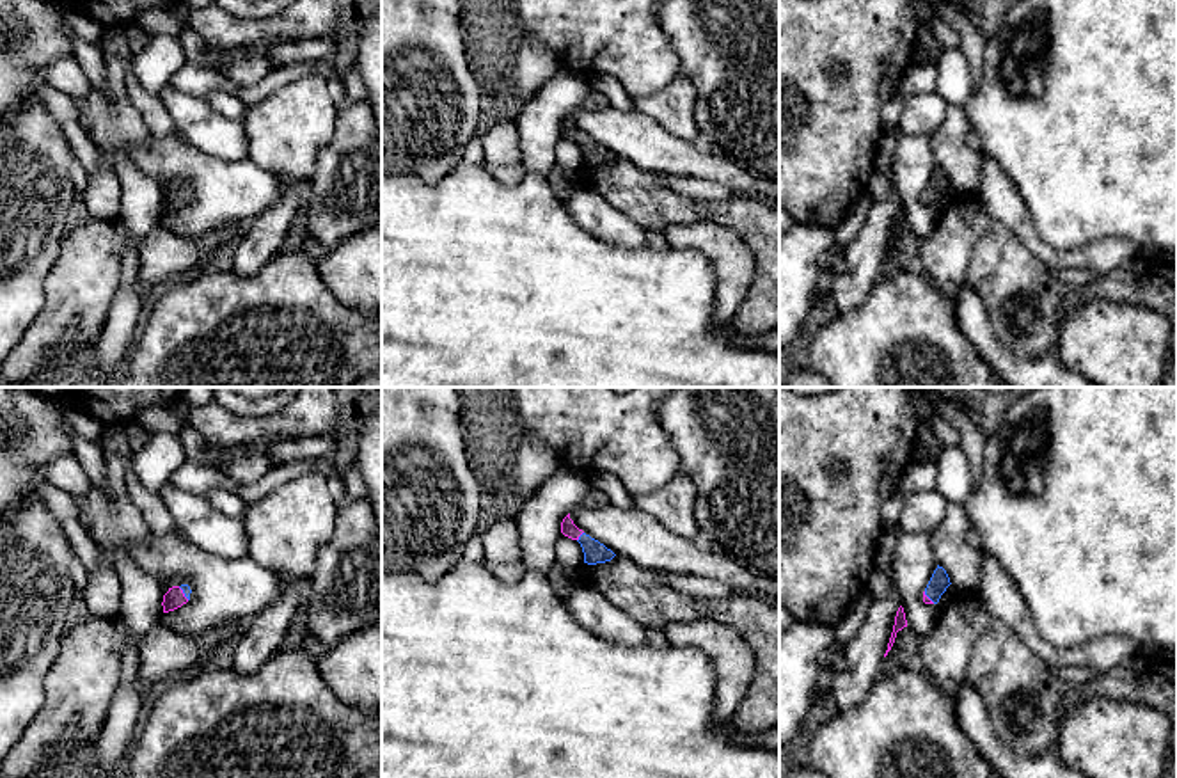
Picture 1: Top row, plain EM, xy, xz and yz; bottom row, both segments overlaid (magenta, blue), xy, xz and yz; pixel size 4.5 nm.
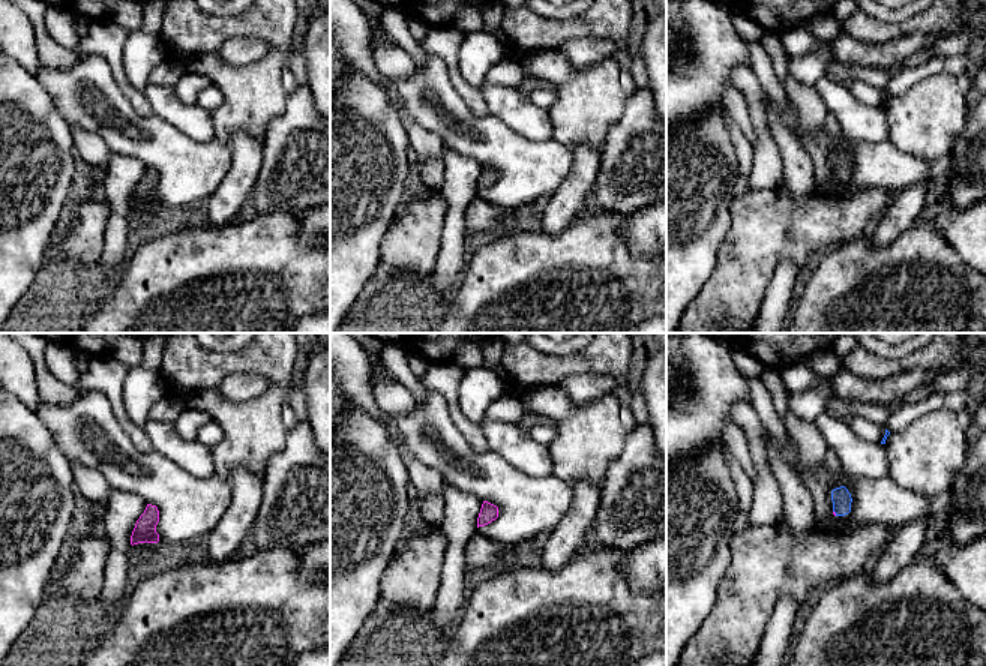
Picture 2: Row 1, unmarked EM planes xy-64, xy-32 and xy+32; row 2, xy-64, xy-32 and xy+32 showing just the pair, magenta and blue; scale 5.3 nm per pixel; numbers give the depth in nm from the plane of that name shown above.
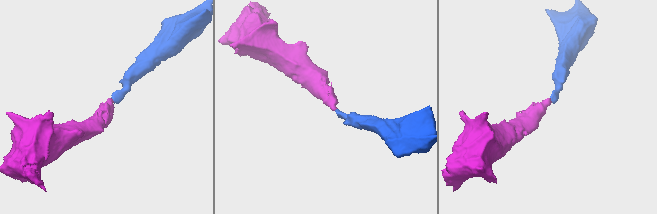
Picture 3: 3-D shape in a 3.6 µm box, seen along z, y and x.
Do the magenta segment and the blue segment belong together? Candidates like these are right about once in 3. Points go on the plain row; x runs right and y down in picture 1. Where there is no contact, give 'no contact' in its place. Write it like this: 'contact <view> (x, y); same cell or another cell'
contact xz (579, 137); same cell

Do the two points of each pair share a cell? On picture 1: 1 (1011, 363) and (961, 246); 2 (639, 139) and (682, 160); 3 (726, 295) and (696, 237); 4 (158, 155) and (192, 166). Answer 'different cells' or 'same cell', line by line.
1: different cells
2: same cell
3: same cell
4: same cell

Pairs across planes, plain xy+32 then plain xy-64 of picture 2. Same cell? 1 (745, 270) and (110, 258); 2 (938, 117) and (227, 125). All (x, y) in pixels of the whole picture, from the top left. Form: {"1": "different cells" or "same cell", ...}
{"1": "different cells", "2": "same cell"}

